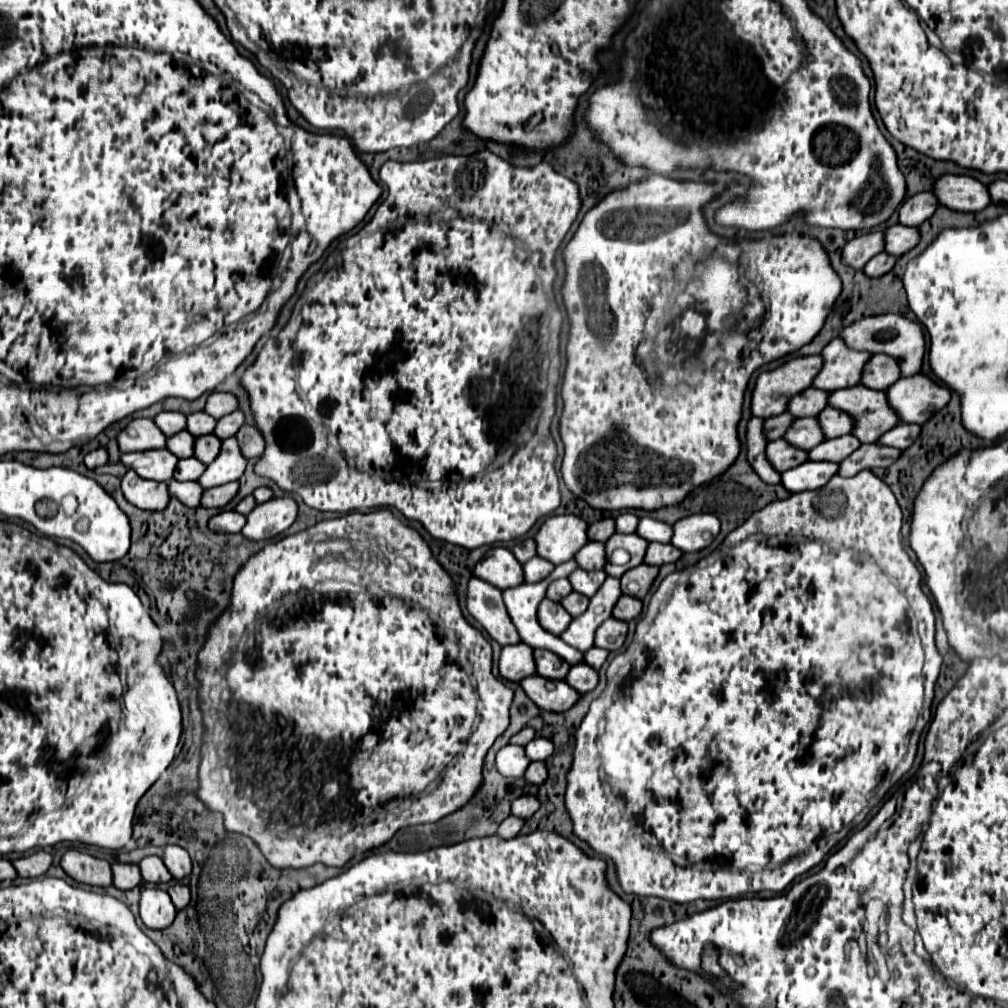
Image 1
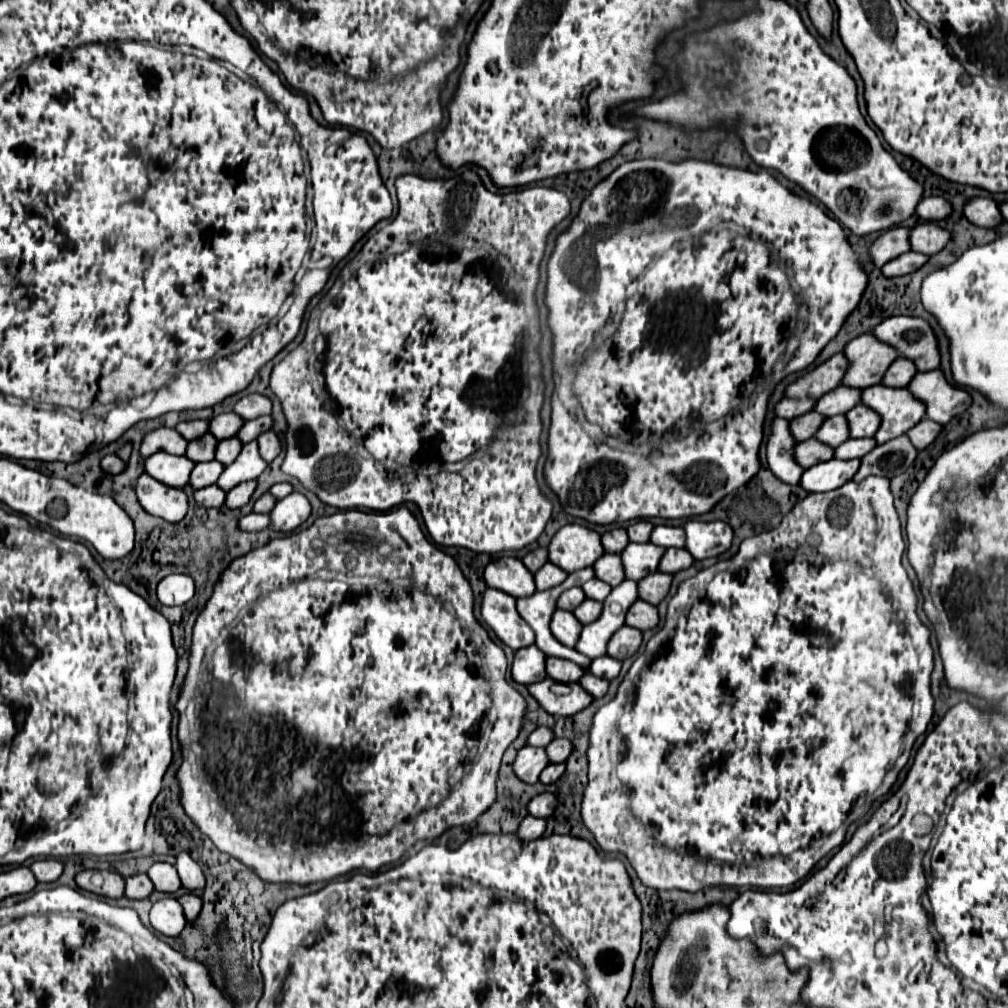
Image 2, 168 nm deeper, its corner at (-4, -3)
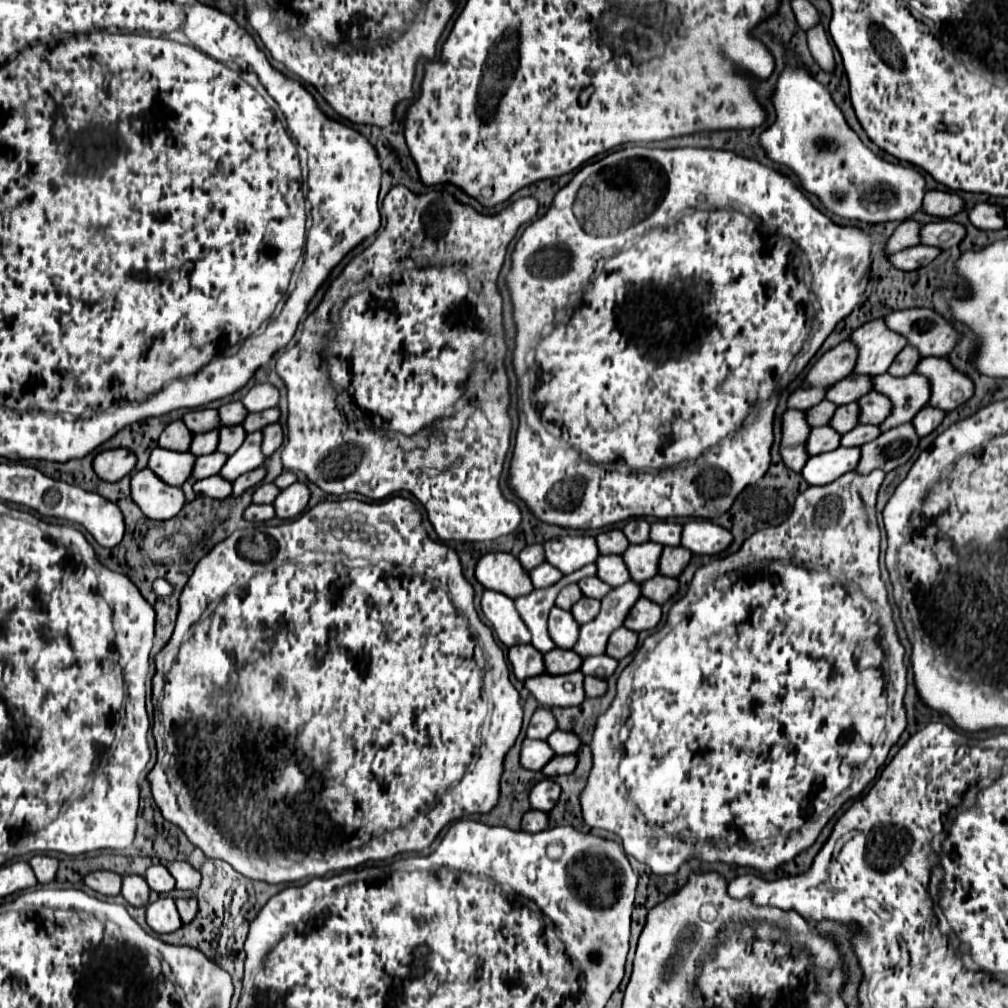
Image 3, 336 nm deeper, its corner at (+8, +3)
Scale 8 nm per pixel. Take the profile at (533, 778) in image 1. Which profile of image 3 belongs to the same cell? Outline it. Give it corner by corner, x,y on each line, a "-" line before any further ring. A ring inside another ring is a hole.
556,755
544,769
542,773
546,777
558,777
558,775
568,775
570,771
574,771
574,767
578,765
576,755

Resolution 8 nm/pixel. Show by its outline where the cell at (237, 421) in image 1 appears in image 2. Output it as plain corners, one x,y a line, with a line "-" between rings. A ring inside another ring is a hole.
256,417
256,419
250,419
250,421
244,421
242,429
236,433
236,437
242,441
242,443
248,443
252,439
256,439
262,431
268,431
272,427
272,419
270,417

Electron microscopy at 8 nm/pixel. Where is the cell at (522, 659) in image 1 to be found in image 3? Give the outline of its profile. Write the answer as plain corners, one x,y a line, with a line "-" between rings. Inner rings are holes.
514,645
508,651
508,661
512,665
512,671
516,679
524,681
534,675
542,675
546,671
544,667
544,655
536,651
532,645

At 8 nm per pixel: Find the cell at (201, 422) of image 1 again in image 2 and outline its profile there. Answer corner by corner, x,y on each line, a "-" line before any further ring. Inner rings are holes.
224,413
224,415
218,415
214,419
210,419
210,425
208,425
208,433
212,433
218,441
222,439
228,439
228,437
234,437
236,431
242,427
242,419
234,413

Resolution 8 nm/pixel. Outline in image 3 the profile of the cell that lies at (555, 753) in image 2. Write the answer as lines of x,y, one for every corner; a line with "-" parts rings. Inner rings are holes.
554,731
548,739
550,747
556,751
556,755
564,755
564,753
576,753
578,751
578,737
574,733
568,731

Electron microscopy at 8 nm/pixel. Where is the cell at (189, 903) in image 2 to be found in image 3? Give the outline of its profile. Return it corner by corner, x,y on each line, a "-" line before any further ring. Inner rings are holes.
194,897
176,899
176,907
178,907
178,913
182,917
182,923
190,923
196,917
196,913
198,913
198,901

